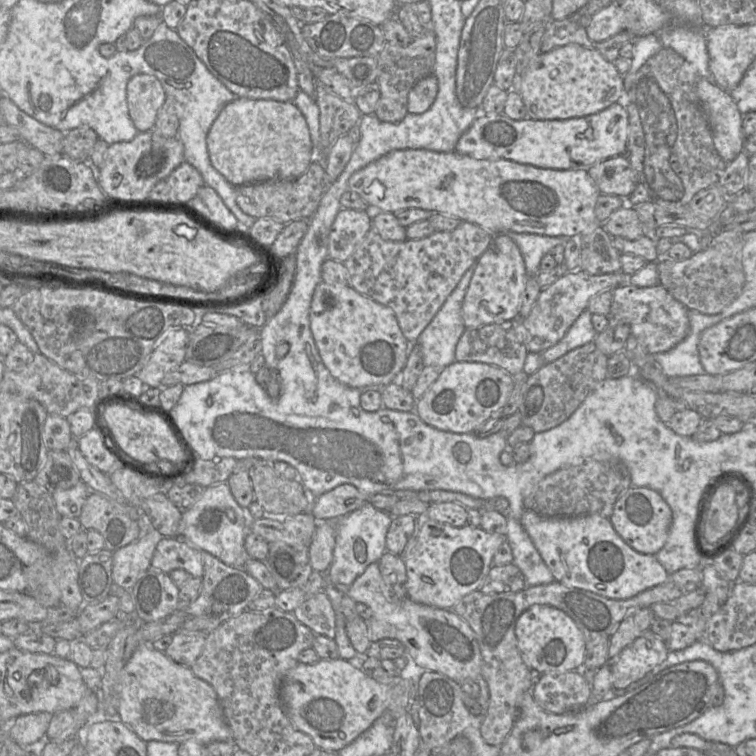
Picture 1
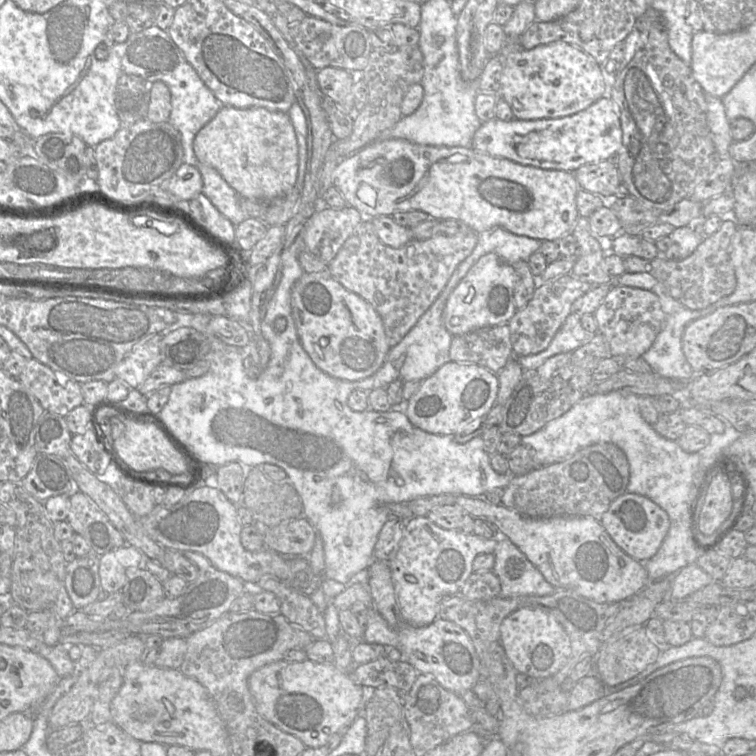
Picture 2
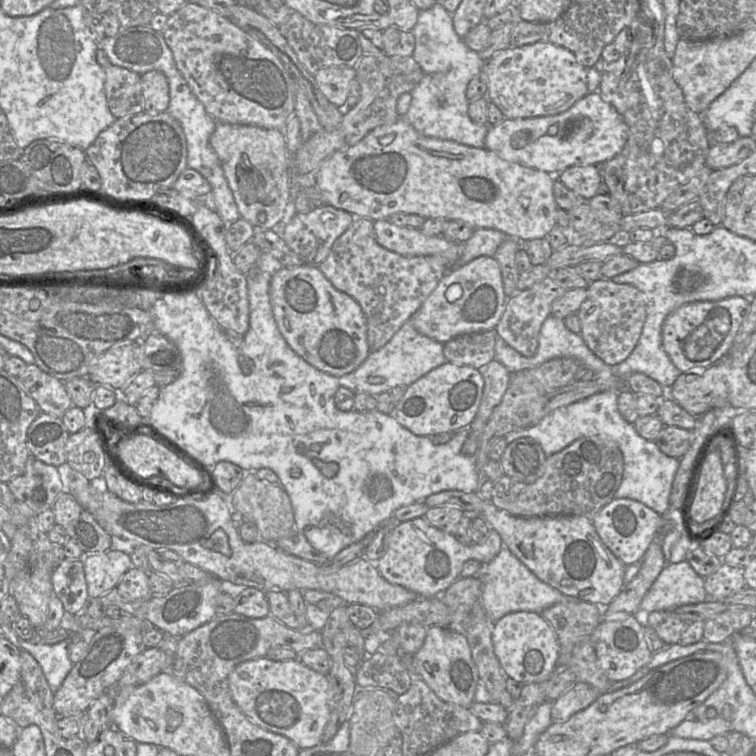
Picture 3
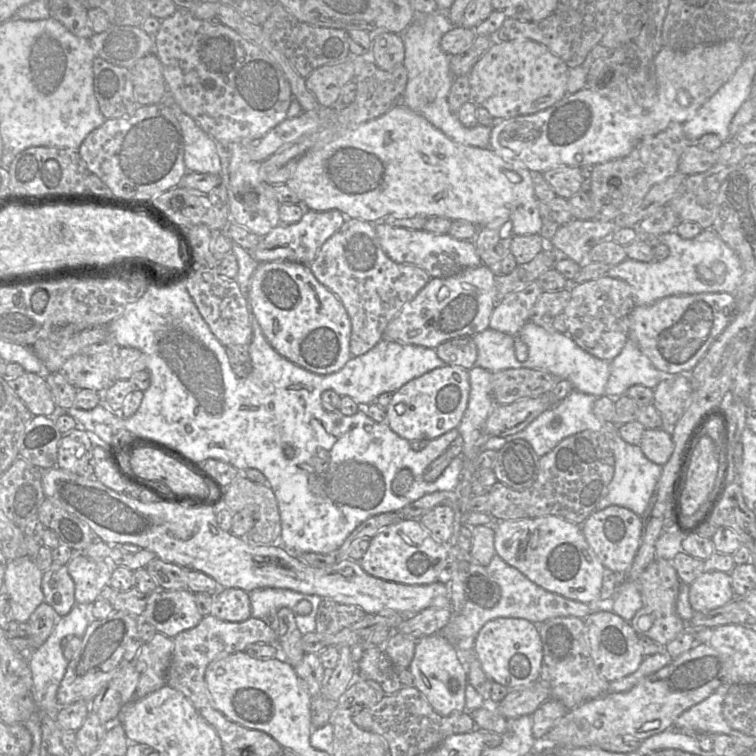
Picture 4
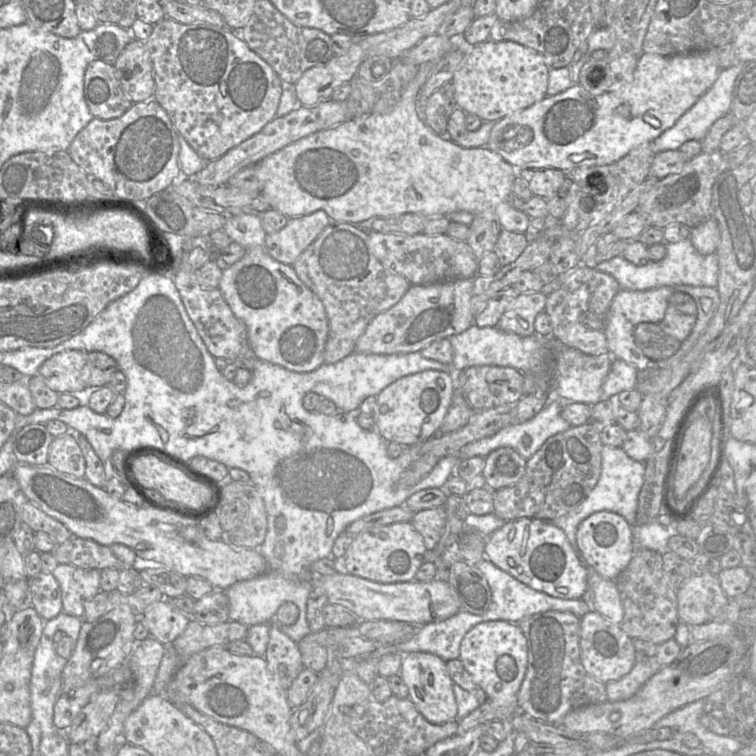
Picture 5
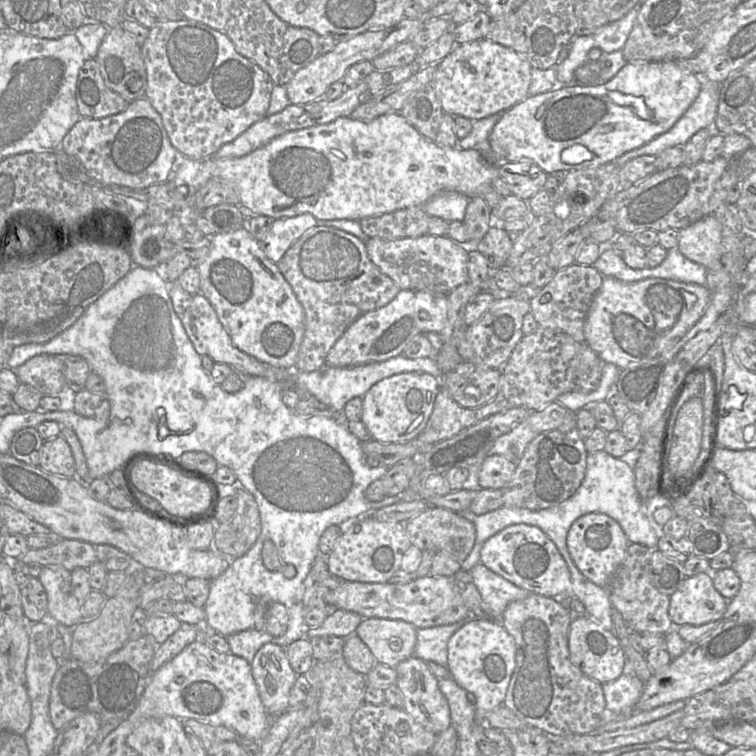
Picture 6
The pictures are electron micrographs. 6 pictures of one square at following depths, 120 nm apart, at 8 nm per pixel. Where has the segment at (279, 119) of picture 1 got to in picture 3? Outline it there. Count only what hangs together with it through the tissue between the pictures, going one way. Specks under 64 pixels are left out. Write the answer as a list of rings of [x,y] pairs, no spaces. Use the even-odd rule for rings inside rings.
[[[217,122],[209,142],[221,162],[241,218],[255,228],[273,228],[283,218],[290,202],[290,153],[282,130]]]

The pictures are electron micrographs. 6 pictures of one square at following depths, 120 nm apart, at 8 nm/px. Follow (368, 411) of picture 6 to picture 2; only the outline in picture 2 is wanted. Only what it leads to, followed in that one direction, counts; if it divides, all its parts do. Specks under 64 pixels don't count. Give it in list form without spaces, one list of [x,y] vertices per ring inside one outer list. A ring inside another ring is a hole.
[[[449,361],[422,381],[418,391],[406,402],[406,416],[413,426],[435,435],[469,434],[481,428],[481,420],[496,403],[497,374],[473,362]]]

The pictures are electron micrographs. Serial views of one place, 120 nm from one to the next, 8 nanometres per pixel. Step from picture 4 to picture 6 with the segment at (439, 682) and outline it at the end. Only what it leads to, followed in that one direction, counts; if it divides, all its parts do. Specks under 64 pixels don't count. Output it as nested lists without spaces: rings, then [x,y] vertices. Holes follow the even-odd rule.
[[[412,655],[395,668],[397,686],[403,695],[403,709],[426,730],[439,735],[451,725],[448,702],[438,687],[438,679],[430,672],[426,663]]]

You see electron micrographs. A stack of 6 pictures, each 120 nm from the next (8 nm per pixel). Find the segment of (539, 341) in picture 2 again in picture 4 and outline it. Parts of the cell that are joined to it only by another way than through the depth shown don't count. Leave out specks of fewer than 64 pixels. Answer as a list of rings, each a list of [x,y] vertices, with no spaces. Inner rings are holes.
[[[537,282],[511,292],[499,301],[490,317],[489,328],[515,337],[516,357],[524,361],[528,357],[527,345],[518,337],[521,328],[530,320],[531,311],[543,289]]]

